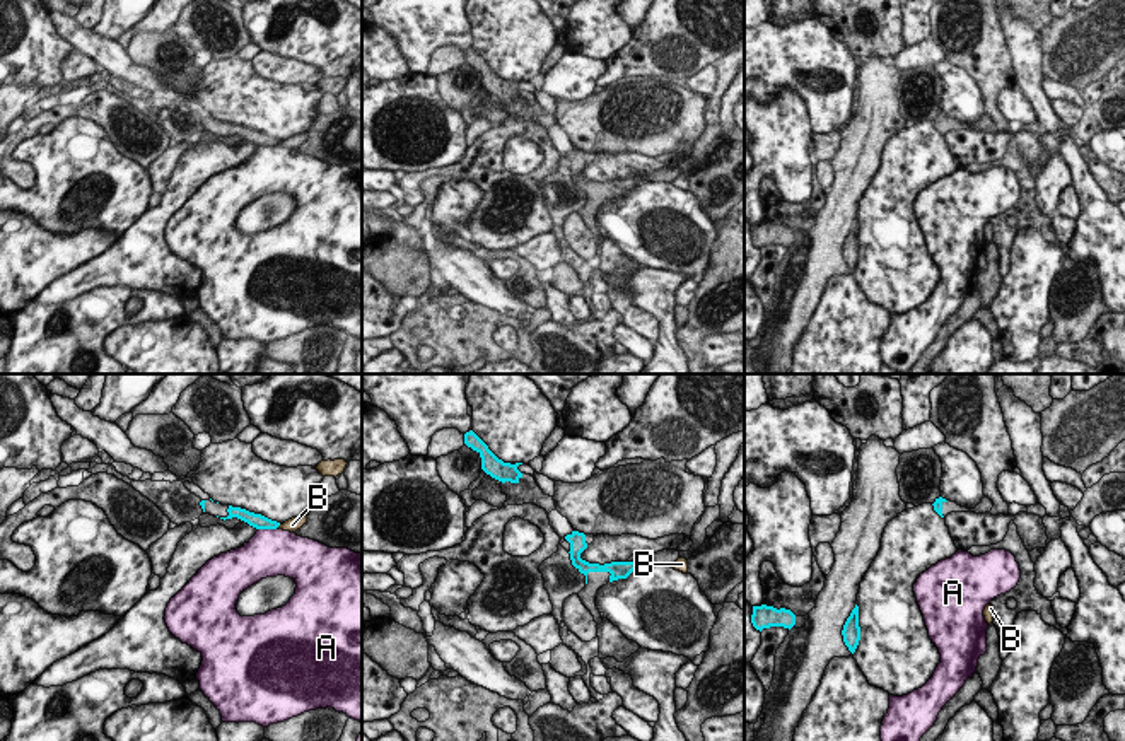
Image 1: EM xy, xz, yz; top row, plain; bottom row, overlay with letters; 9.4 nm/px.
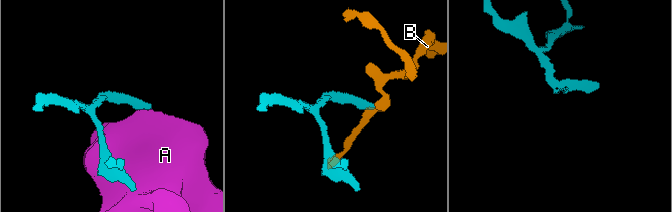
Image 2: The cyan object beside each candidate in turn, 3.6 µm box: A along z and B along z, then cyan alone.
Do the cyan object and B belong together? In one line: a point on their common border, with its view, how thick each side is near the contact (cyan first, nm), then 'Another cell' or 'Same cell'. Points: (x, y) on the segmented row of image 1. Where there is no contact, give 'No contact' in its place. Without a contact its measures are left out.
Touches cyan at xy (277, 526). Thickness 140 nm (cyan) against 130 nm. Another cell.

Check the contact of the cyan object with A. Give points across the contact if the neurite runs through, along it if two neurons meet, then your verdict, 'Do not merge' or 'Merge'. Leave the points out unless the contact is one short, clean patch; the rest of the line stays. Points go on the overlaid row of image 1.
Boundary: xy (258, 528), (275, 530). Do not merge.

